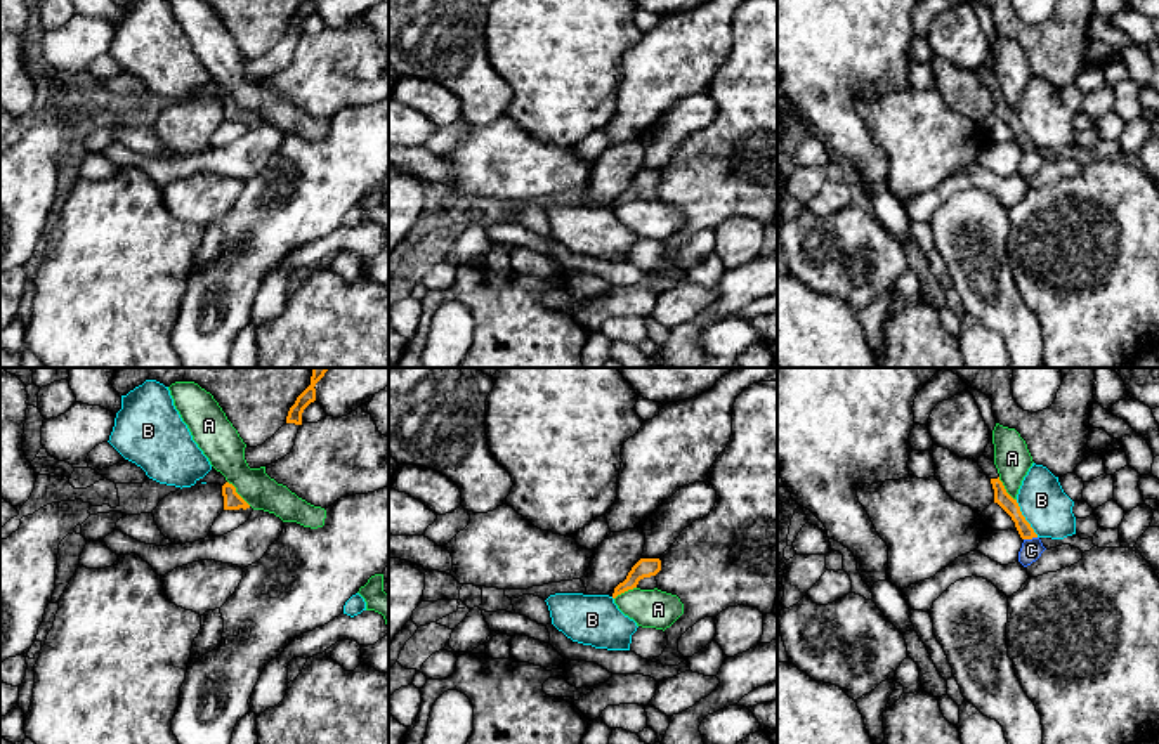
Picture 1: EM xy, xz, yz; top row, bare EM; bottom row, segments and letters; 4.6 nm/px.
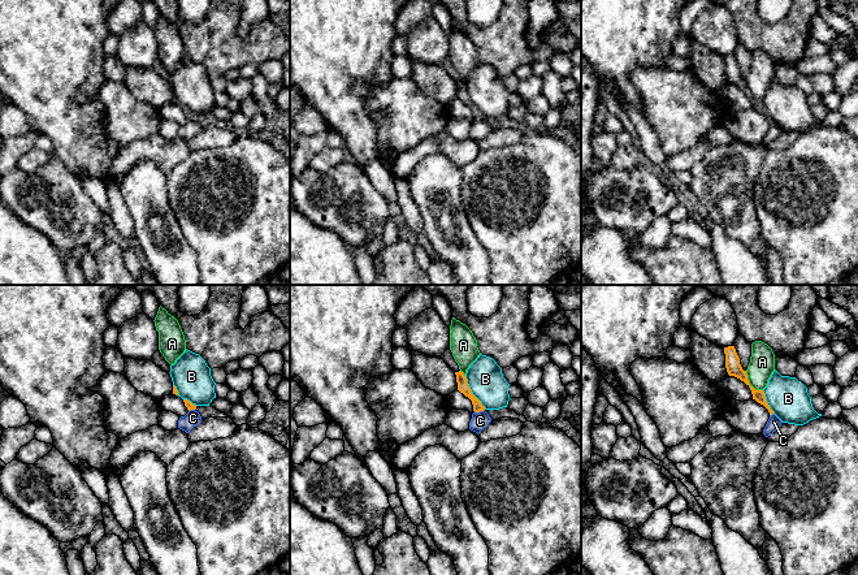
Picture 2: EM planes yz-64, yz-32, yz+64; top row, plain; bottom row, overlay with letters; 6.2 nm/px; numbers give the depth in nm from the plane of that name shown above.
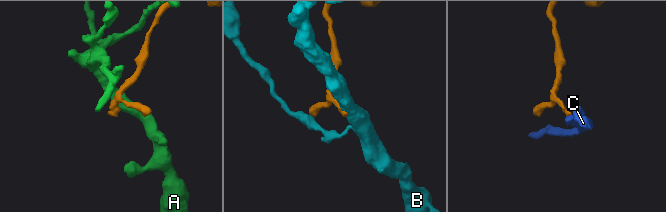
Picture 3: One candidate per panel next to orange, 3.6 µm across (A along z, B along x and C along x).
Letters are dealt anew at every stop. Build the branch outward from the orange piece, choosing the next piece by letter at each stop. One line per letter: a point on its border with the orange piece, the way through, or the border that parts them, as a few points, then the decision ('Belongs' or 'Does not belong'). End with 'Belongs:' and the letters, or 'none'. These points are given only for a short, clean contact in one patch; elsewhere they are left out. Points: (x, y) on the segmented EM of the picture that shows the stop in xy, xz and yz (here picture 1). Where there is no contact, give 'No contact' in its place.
A: Touches orange at xy (236, 493). Boundary: xy (228, 481), (250, 505). Does not belong
B: Touches orange at yz (1024, 519). Boundary: yz (1015, 500), (1021, 514), (1038, 536). Does not belong
C: Touches orange at yz (1029, 538). Path across: yz (1010, 505), (1029, 538), (1031, 550). Belongs
Belongs: C

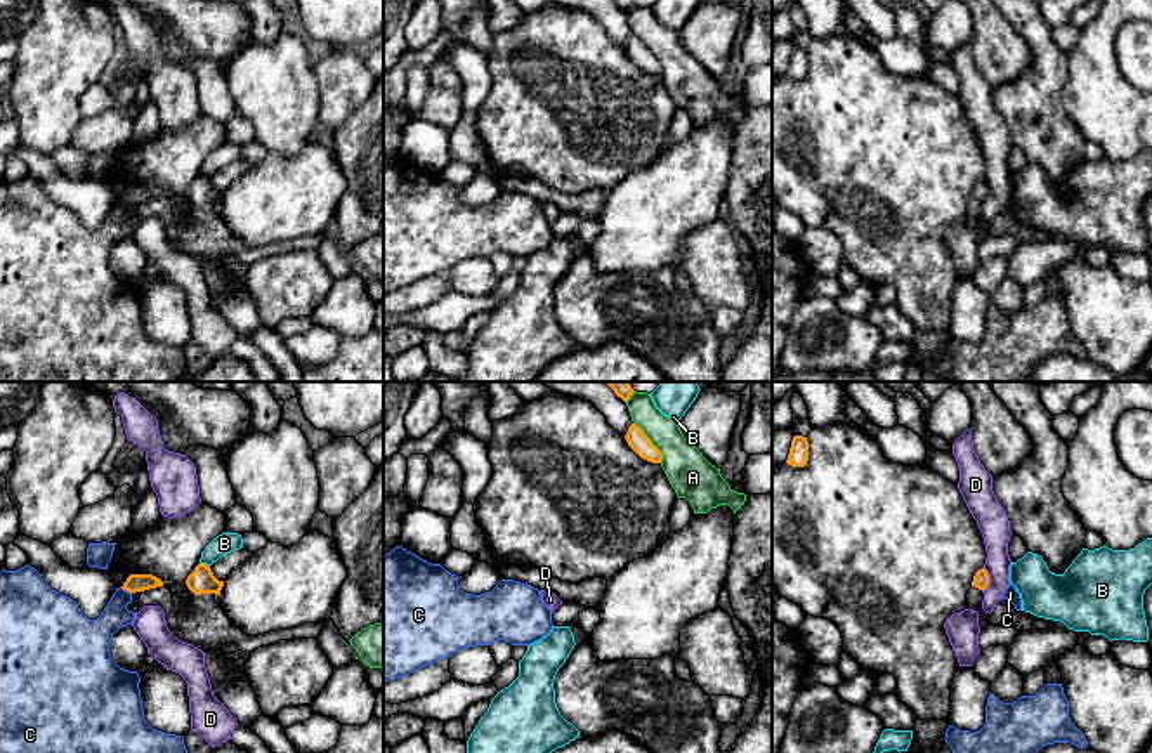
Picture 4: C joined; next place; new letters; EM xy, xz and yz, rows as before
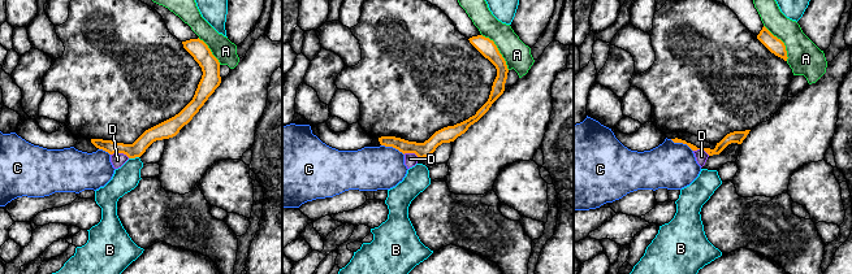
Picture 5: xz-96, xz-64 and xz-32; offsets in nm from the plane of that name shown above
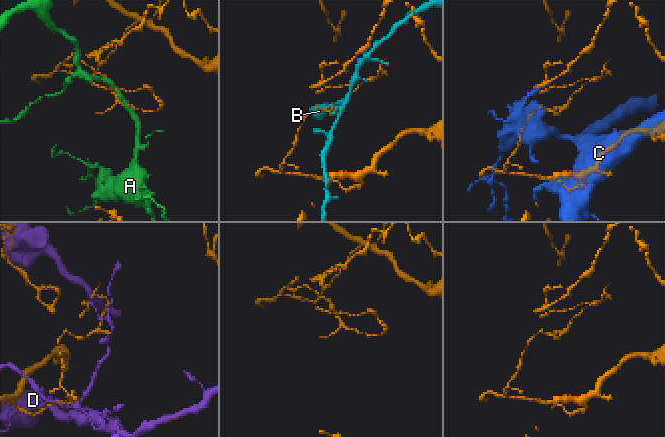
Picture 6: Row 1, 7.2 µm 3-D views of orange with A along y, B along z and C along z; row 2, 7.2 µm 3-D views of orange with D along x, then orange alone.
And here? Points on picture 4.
A: Touches orange at xz (651, 443). Does not belong
B: Touches orange at xy (205, 564). Does not belong
C: Touches orange at xy (125, 589). Does not belong
D: Touches orange at yz (988, 580). Does not belong
Belongs: none

